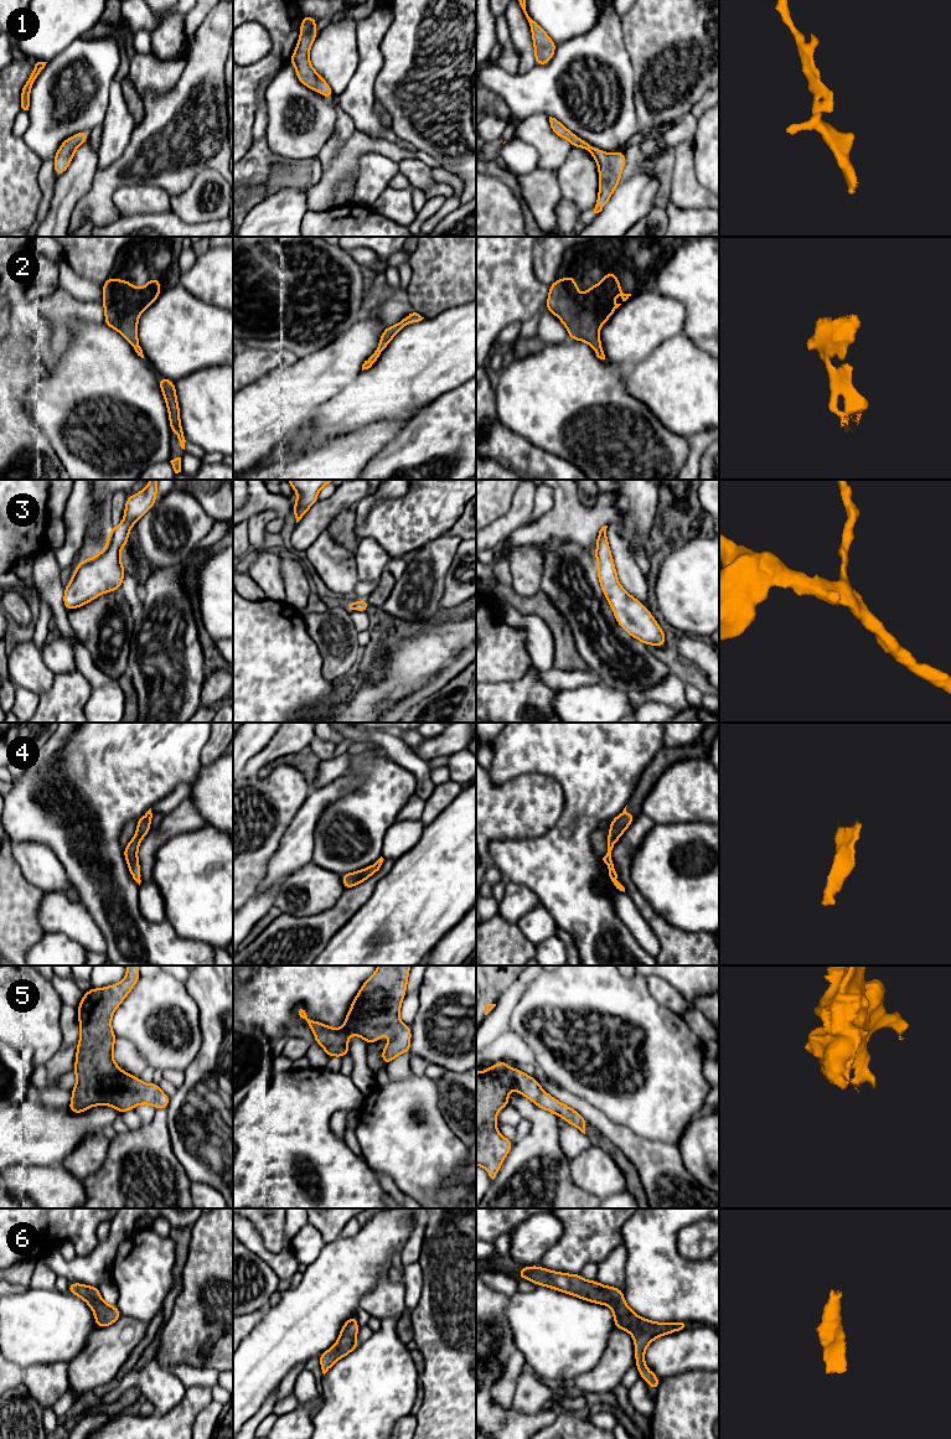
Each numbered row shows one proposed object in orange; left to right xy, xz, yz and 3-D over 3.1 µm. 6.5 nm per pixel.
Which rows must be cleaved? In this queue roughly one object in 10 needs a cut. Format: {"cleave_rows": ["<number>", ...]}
{"cleave_rows": []}

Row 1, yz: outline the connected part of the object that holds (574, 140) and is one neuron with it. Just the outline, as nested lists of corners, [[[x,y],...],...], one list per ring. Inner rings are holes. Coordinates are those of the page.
[[[549,117],[549,123],[555,135],[567,139],[572,144],[572,147],[585,149],[596,160],[599,170],[599,196],[593,213],[601,212],[614,190],[620,183],[620,176],[626,164],[625,152],[604,152],[600,149],[593,147],[585,140],[579,139],[555,118]]]

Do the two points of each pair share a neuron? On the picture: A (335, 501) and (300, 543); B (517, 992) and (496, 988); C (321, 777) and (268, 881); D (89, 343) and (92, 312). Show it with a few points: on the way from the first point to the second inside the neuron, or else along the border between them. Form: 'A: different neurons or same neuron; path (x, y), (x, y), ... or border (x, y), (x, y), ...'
A: same neuron; path (325, 511), (305, 533)
B: different neurons; border (518, 978), (496, 1004)
C: different neurons; border (341, 775), (310, 791)
D: different neurons; border (103, 322), (72, 317), (67, 322), (68, 342)

